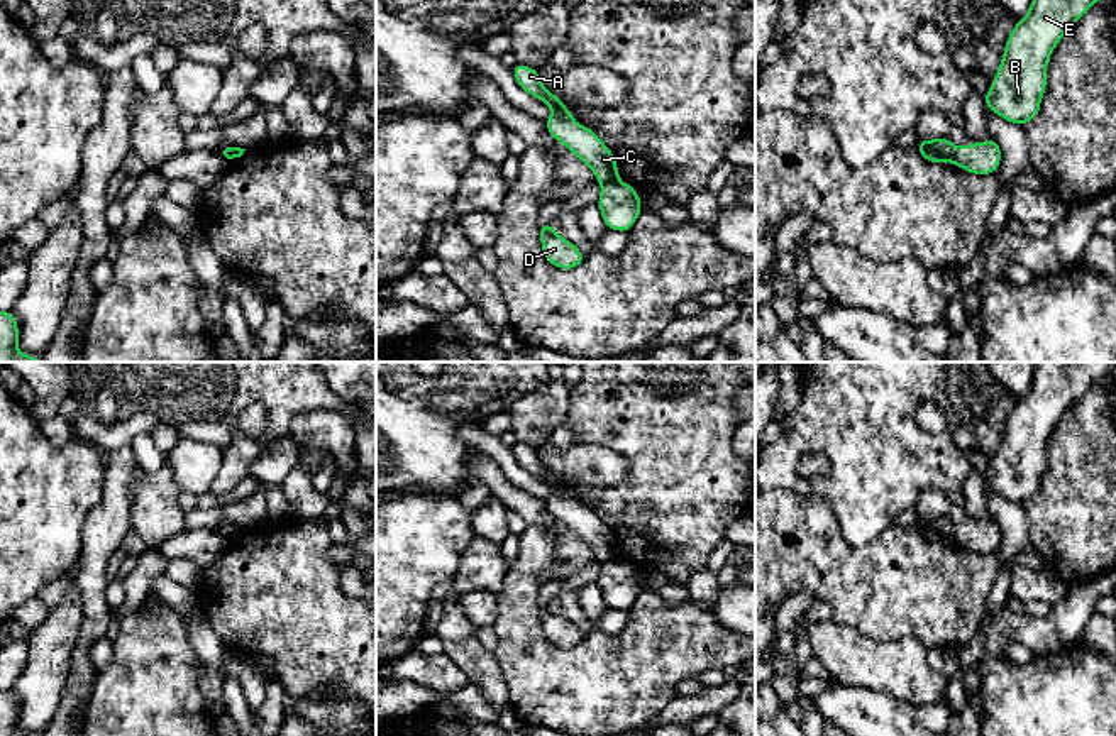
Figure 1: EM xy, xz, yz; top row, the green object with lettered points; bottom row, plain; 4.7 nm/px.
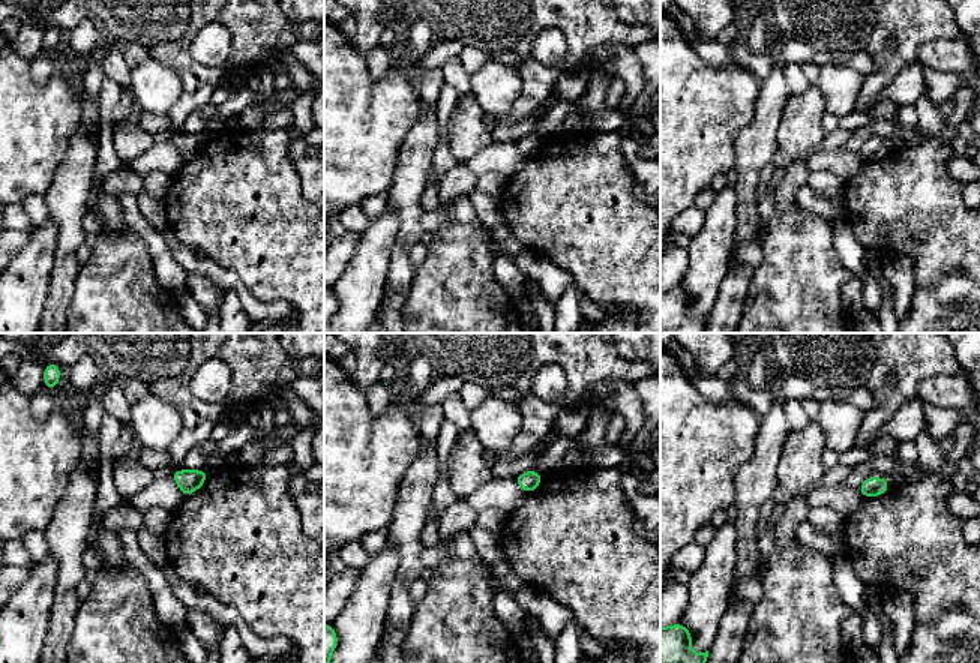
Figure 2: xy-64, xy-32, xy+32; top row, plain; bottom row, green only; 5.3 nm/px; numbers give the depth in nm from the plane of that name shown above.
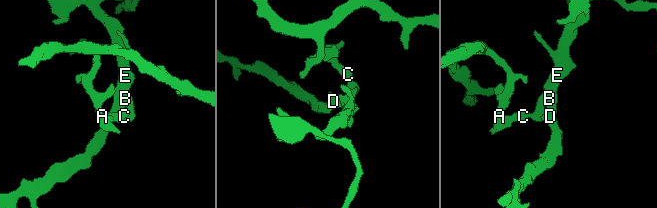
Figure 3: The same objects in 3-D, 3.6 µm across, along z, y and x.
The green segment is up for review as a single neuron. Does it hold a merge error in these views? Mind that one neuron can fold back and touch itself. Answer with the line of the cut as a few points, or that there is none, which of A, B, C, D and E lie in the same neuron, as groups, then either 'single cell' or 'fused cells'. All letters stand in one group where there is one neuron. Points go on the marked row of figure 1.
cut in xz along (617, 180), (602, 183); A C / B D E; fused cells

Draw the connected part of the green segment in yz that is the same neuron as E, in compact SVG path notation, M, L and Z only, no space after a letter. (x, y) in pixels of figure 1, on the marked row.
M1033 0L1028 14L1013 27L1008 37L1003 61L982 103L1011 124L1023 127L1033 120L1040 112L1041 96L1047 91L1045 71L1055 46L1096 2Z

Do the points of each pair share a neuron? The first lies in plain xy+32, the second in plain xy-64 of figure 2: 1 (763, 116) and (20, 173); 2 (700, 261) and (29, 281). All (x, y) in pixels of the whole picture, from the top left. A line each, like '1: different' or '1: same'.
1: different
2: same

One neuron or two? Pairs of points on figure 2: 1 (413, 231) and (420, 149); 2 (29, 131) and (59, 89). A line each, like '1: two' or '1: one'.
1: one
2: one

